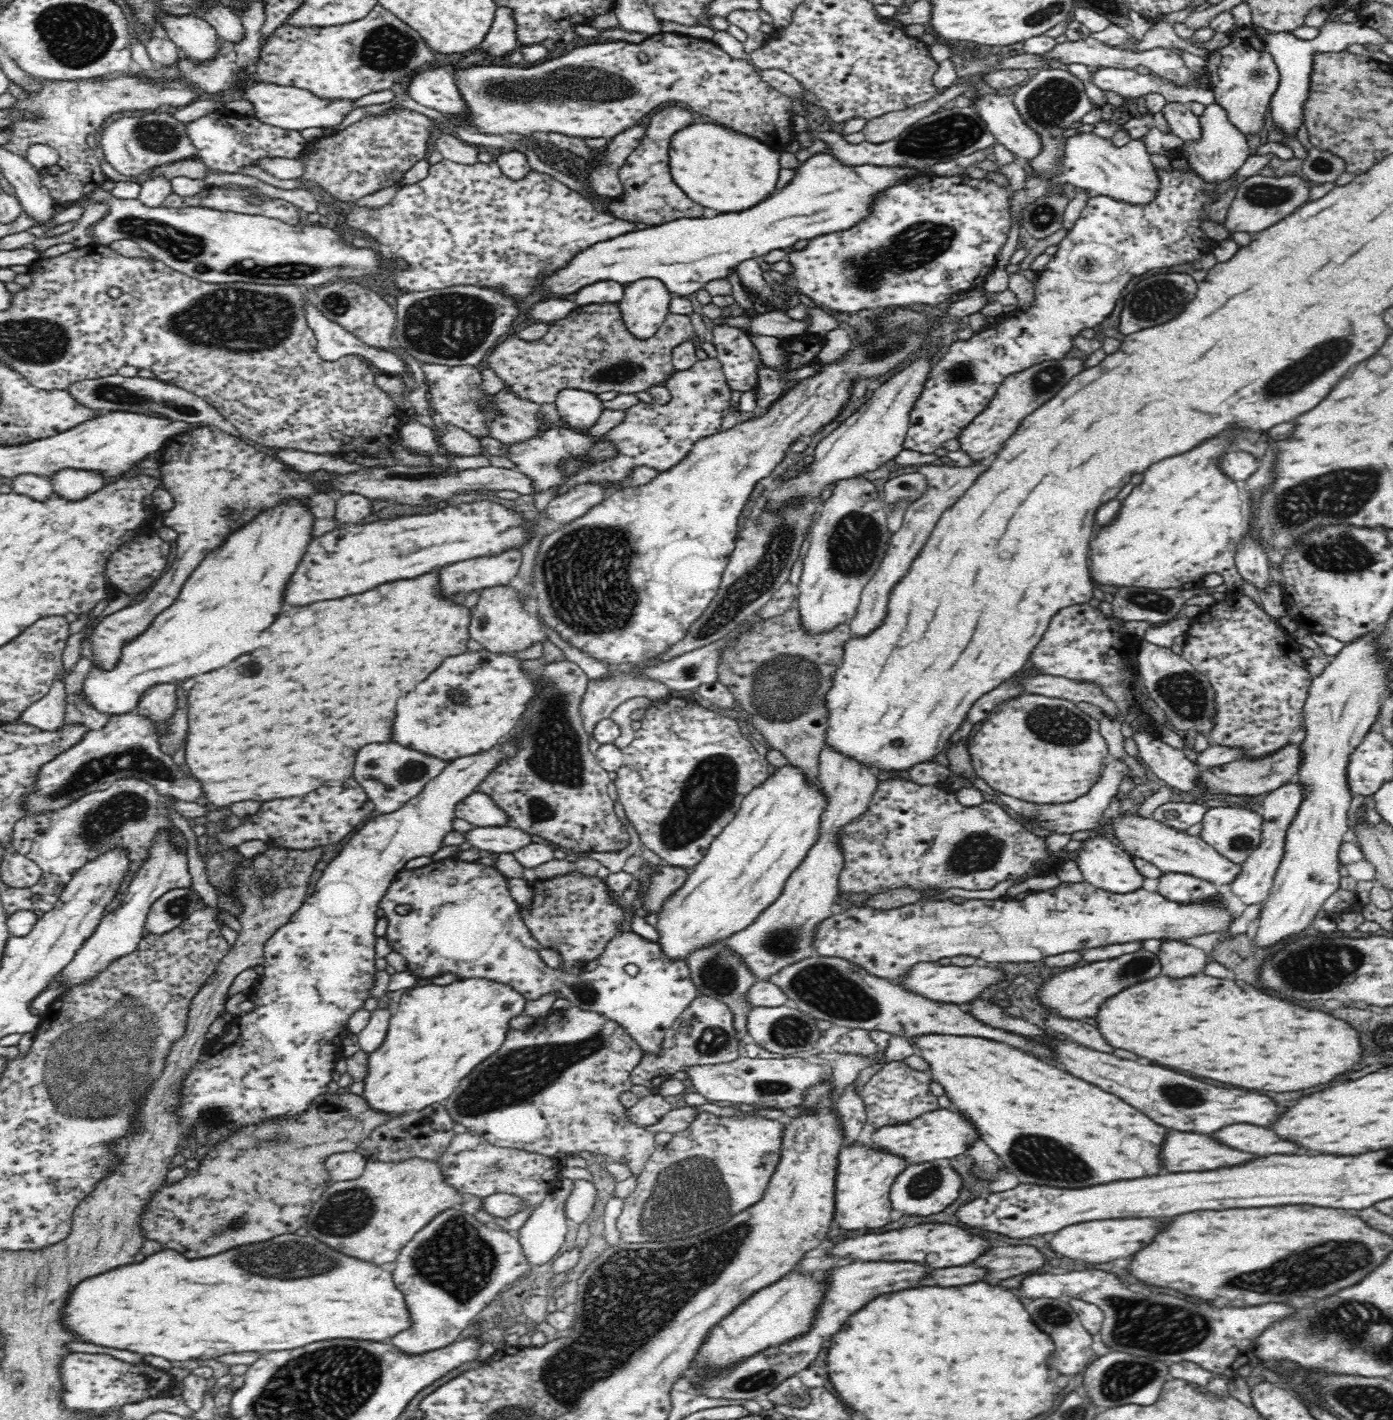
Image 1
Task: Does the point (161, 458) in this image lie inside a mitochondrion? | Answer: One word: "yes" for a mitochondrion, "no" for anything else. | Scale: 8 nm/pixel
no

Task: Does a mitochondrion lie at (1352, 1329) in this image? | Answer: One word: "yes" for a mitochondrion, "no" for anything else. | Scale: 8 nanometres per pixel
yes

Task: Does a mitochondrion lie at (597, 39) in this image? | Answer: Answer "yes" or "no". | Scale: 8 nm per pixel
no

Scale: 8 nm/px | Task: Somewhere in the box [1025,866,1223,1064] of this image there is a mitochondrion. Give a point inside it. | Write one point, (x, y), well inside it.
(1137, 967)

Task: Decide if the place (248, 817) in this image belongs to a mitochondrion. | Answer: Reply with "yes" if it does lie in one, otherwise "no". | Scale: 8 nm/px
no

